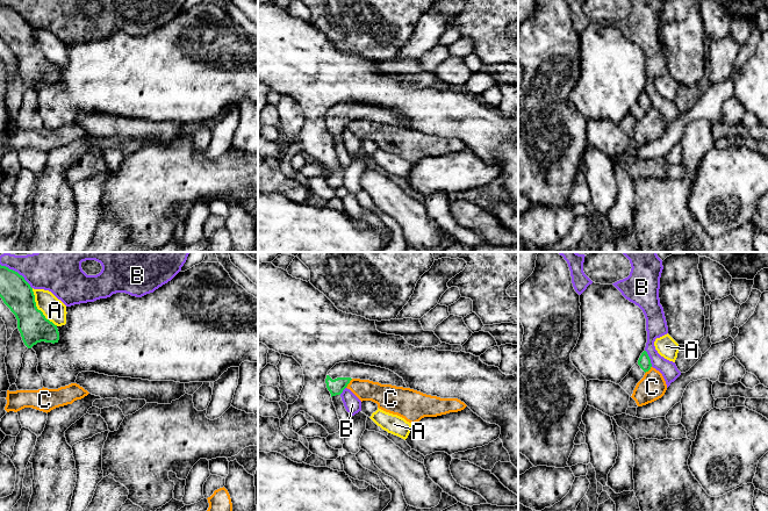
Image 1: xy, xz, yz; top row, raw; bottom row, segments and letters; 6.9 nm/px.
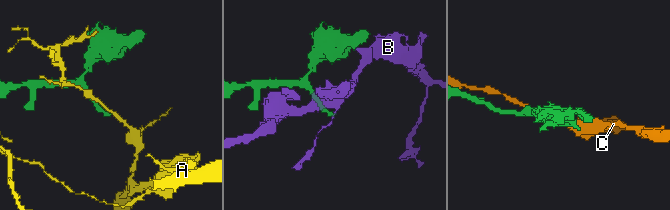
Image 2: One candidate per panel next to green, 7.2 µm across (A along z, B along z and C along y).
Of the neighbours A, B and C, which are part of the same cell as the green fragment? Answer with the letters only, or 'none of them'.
none of them

